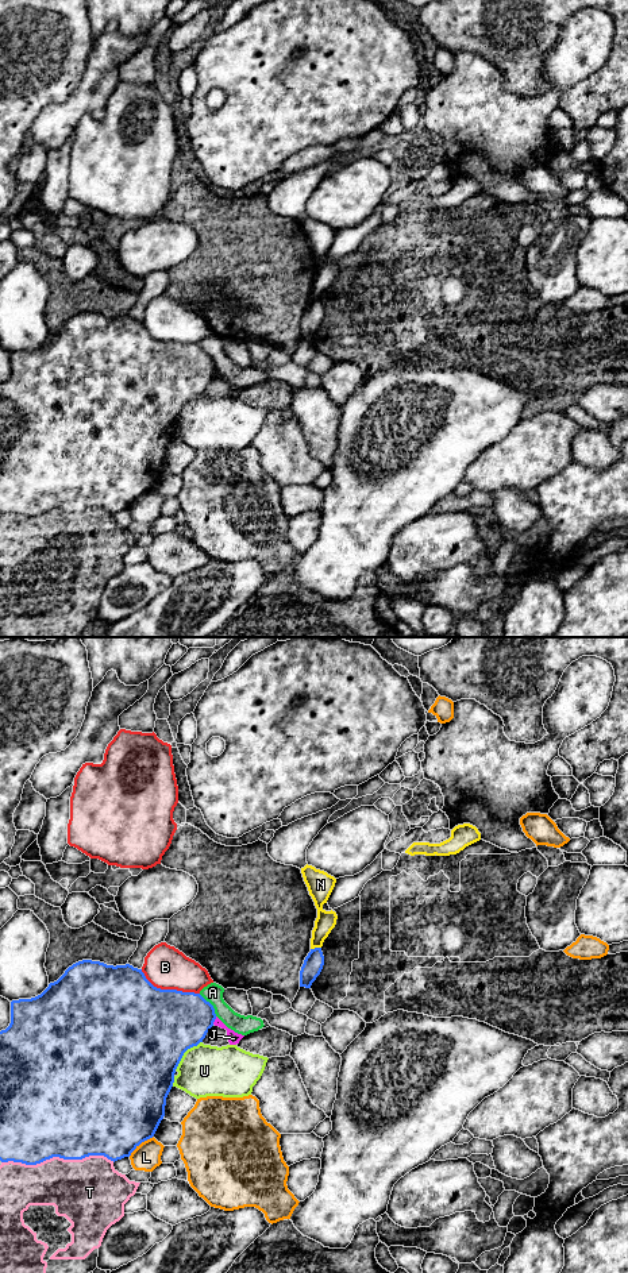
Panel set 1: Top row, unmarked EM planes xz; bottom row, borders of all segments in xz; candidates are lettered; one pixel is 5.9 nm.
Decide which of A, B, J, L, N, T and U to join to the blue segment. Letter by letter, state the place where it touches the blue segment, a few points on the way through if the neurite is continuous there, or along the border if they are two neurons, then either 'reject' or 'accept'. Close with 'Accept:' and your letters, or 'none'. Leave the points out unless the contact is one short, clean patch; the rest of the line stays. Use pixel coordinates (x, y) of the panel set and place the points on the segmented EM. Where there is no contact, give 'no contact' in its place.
A: meets blue in xz at (211, 1005); reject
B: meets blue in xz at (169, 990); reject
J: meets blue in xz at (214, 1021); reject
L: meets blue in xz at (141, 1142); reject
N: meets blue in xz at (315, 948); border along xz (320, 946), (311, 949); reject
T: meets blue in xz at (57, 1156); reject
U: meets blue in xz at (184, 1052); reject
Accept: none

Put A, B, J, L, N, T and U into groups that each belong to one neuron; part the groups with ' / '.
A / B / J / L / N / T / U

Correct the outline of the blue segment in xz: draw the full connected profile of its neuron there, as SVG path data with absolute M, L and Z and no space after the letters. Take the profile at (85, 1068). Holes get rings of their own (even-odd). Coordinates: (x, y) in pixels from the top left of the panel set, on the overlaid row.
M82 960L69 967L41 995L12 1000L11 1023L0 1031L0 1161L36 1165L53 1157L82 1160L89 1156L104 1156L113 1162L130 1157L142 1142L154 1137L165 1116L166 1098L184 1053L203 1042L215 1019L213 1006L200 994L161 990L146 979L142 969L130 964L113 967L92 960Z

